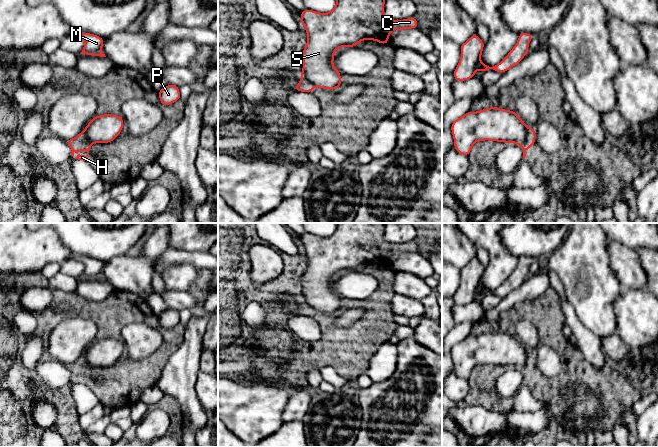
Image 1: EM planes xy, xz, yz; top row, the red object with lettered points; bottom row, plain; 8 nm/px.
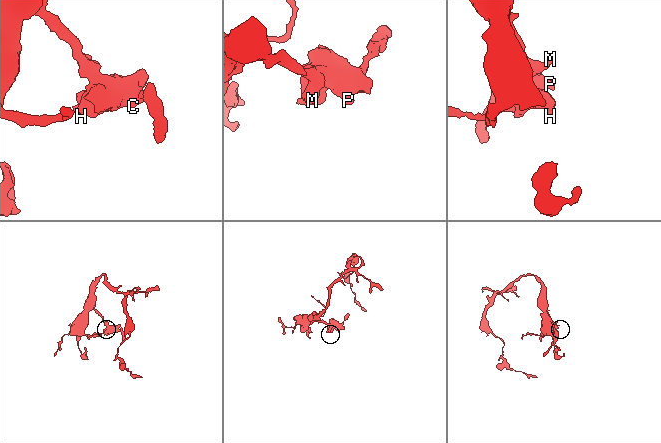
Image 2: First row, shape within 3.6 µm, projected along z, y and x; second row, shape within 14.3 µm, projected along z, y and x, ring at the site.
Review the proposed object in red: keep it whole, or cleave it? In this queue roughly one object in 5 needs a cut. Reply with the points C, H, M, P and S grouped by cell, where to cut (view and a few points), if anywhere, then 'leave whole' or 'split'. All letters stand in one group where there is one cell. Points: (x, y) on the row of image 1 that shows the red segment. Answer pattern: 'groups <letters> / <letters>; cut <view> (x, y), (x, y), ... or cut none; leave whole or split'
groups C M P S / H; cut yz (530, 128), (521, 145); split

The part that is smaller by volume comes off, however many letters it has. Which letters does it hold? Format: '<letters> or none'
H

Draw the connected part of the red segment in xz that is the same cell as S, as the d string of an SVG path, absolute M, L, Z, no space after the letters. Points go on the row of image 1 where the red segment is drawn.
M336 0L335 7L328 13L305 9L300 13L300 21L307 32L307 44L302 52L302 77L323 89L339 89L341 73L334 67L334 52L341 47L356 47L362 40L374 40L389 45L388 38L394 30L418 28L413 16L403 20L393 20L384 15L385 0Z

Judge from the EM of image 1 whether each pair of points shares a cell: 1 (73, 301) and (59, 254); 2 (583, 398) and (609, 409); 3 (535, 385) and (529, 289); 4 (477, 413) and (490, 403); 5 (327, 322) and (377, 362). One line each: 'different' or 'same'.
1: different
2: same
3: different
4: different
5: different

